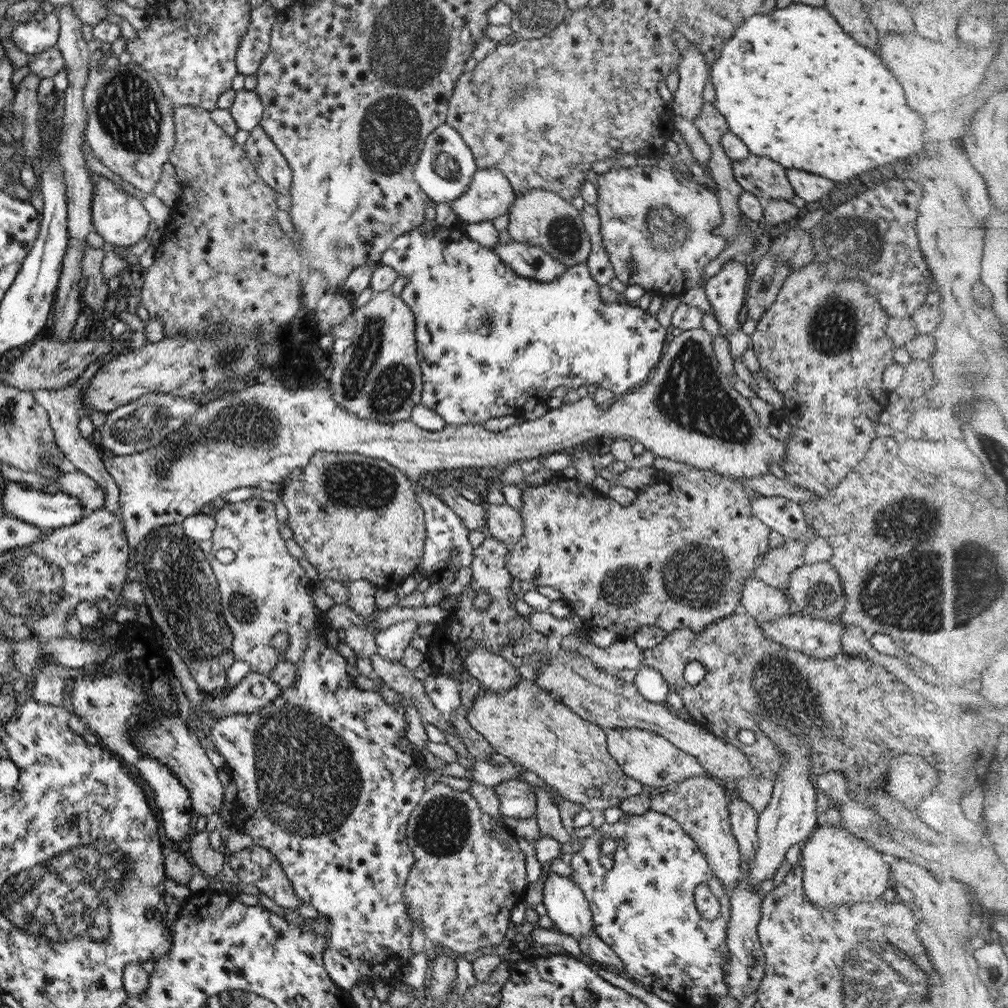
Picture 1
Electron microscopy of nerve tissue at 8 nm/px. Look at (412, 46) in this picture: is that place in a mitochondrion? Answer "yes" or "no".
yes

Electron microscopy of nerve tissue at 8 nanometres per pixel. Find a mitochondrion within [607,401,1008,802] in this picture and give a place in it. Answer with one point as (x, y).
(936, 570)

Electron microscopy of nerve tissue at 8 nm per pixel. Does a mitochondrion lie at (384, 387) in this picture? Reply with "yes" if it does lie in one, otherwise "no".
yes

